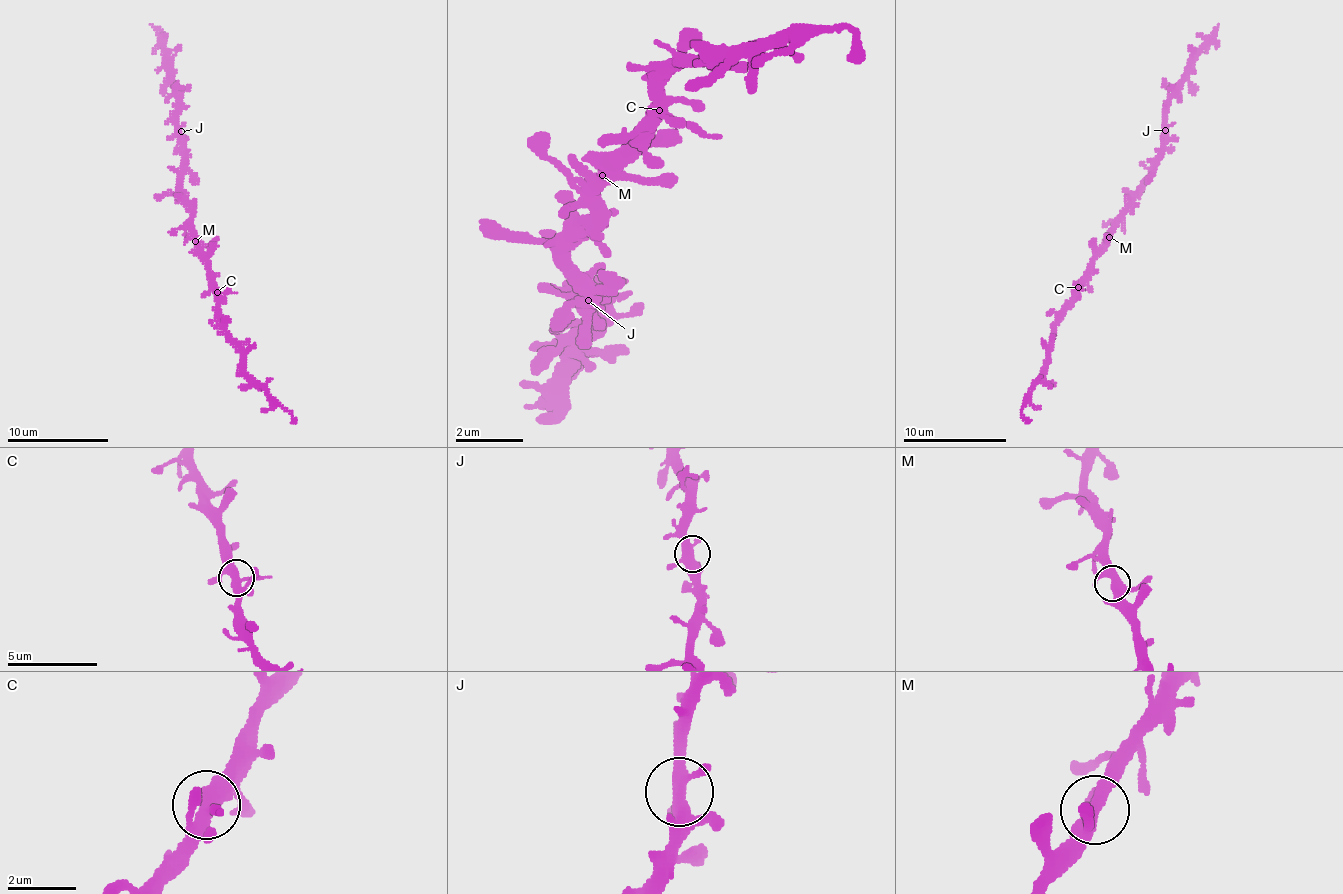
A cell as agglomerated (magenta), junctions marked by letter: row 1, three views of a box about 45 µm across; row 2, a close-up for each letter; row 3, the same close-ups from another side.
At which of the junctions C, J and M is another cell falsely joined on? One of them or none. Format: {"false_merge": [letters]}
{"false_merge": []}

